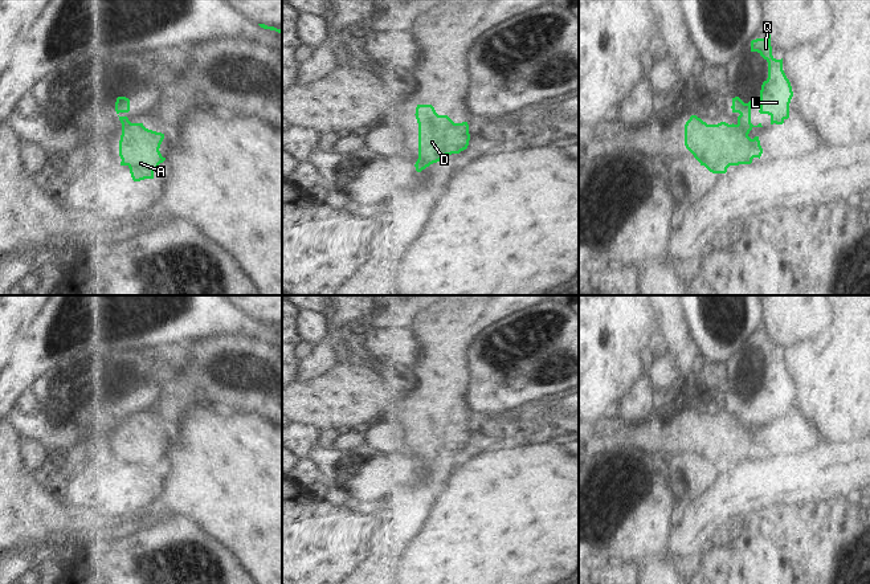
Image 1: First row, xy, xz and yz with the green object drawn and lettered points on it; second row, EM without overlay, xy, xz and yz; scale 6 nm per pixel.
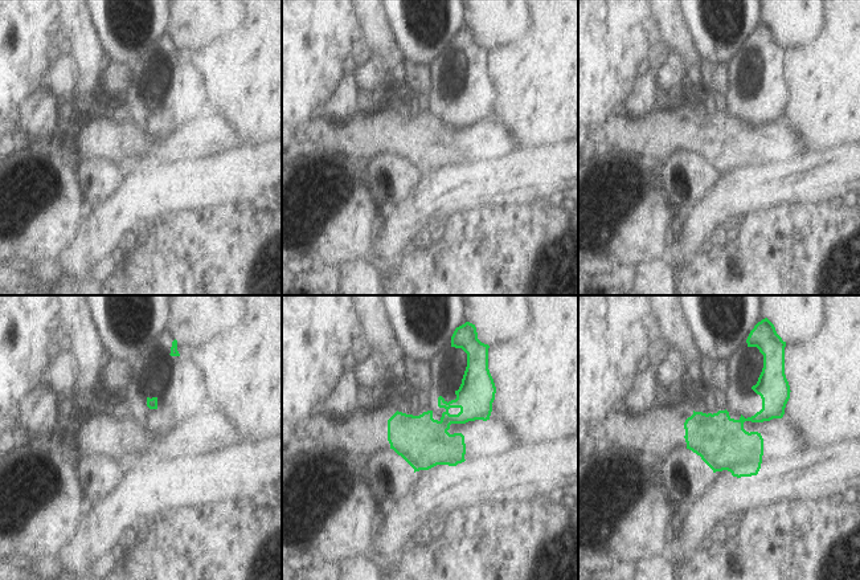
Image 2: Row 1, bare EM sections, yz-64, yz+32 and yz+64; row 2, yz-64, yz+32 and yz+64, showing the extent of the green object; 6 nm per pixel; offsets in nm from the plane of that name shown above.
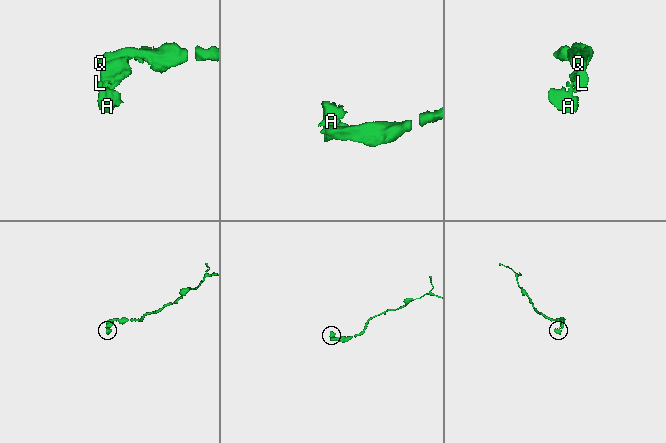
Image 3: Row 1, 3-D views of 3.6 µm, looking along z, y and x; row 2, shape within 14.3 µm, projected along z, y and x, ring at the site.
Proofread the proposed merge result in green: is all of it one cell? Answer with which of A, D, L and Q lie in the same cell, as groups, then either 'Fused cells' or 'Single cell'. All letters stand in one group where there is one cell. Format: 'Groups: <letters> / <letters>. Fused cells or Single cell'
Groups: A D / L Q. Fused cells.

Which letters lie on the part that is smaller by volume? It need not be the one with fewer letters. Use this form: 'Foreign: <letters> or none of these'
Foreign: A, D.

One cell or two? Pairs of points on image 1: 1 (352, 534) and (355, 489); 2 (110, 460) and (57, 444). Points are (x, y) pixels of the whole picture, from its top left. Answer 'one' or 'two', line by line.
1: two
2: two

